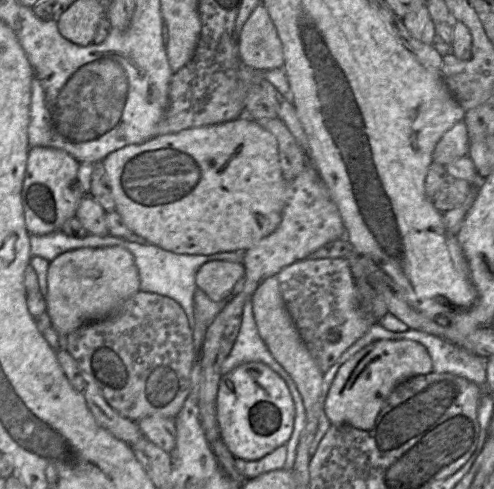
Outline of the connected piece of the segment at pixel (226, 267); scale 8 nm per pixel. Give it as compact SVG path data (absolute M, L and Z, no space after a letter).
M211 261L197 272L197 289L206 293L212 301L218 302L229 297L244 276L245 268L241 263Z

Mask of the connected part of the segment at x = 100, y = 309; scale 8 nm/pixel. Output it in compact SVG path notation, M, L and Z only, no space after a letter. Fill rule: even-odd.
M120 246L79 248L64 252L49 262L46 313L52 327L67 336L87 323L110 318L139 290L138 268L127 249Z

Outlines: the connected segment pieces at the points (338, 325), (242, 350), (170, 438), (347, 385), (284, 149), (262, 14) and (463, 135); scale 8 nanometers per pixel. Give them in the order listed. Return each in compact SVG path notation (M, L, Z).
M306 259L276 275L282 298L309 353L325 373L375 323L361 306L348 259Z
M252 300L244 304L240 331L232 349L221 364L220 374L223 376L246 362L262 362L275 371L286 384L292 381L291 376L272 356L259 334Z
M148 416L137 422L144 437L162 450L170 453L176 444L174 419L161 416Z
M378 340L366 346L337 371L325 400L325 412L332 425L347 424L370 430L387 398L402 382L431 373L432 360L427 349L412 340Z
M278 118L261 119L256 122L275 136L283 177L287 182L292 181L305 168L305 159L295 138Z
M259 4L243 26L238 40L241 61L250 68L269 71L283 68L282 42L263 4Z
M462 122L452 126L435 146L432 159L434 163L447 166L452 161L466 156L470 149L470 139L467 126Z

